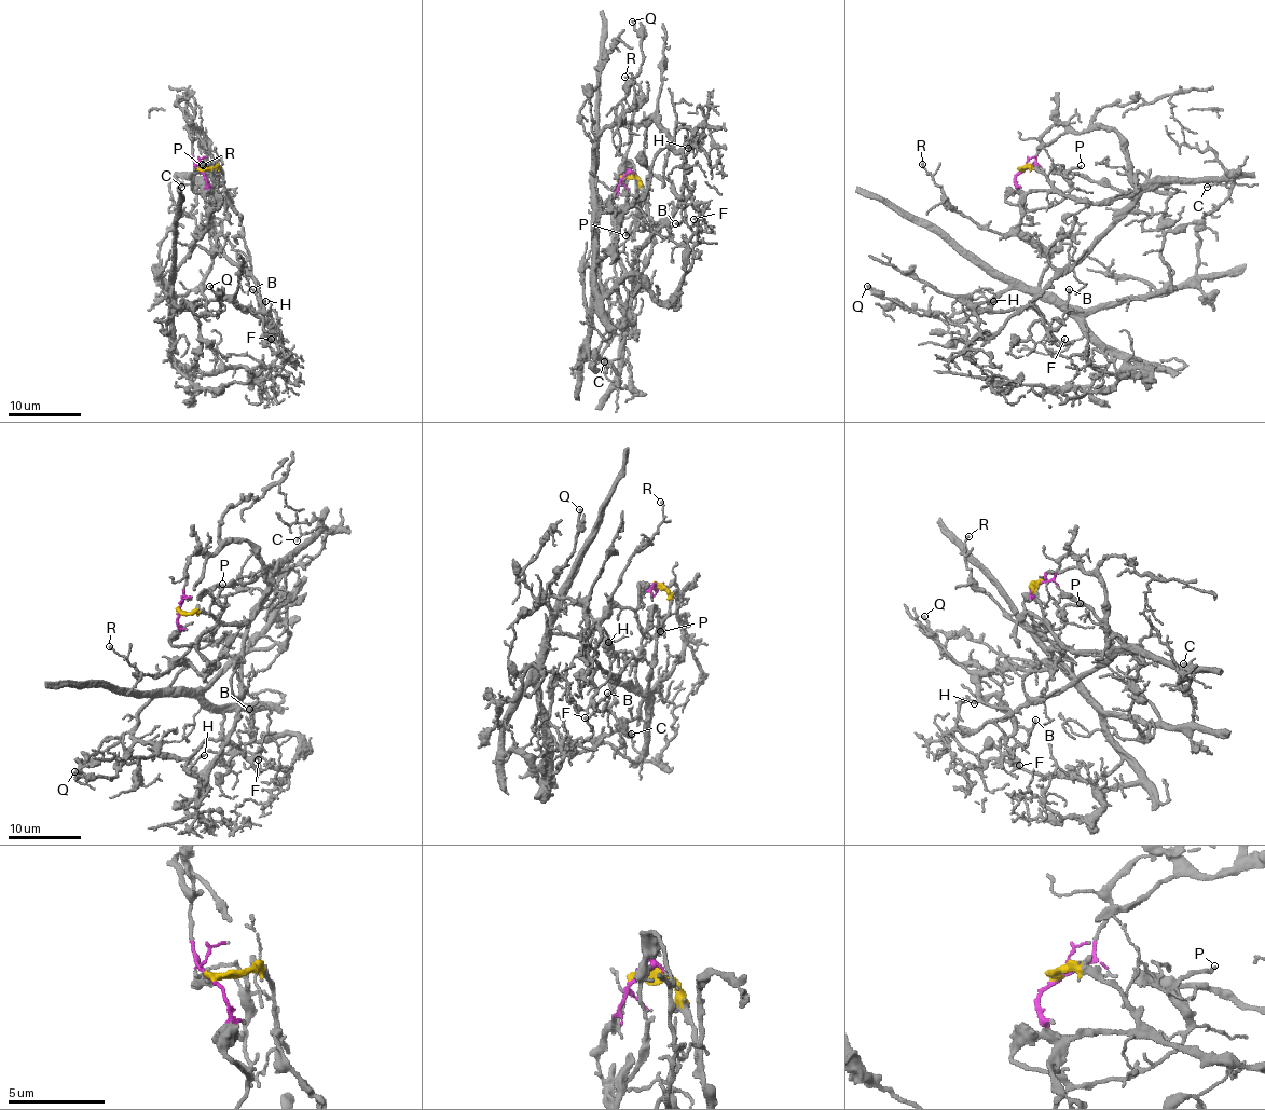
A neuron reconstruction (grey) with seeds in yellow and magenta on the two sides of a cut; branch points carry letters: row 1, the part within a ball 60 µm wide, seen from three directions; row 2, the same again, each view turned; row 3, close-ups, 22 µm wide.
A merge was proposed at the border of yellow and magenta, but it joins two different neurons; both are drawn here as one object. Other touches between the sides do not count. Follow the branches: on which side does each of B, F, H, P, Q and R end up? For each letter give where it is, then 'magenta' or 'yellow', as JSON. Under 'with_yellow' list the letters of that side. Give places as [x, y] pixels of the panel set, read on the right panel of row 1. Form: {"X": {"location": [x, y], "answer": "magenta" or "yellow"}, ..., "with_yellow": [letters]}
{"B": {"location": [1069, 289], "answer": "magenta"}, "F": {"location": [1064, 339], "answer": "magenta"}, "H": {"location": [993, 301], "answer": "magenta"}, "P": {"location": [1081, 165], "answer": "magenta"}, "Q": {"location": [867, 286], "answer": "magenta"}, "R": {"location": [922, 164], "answer": "magenta"}, "with_yellow": []}

